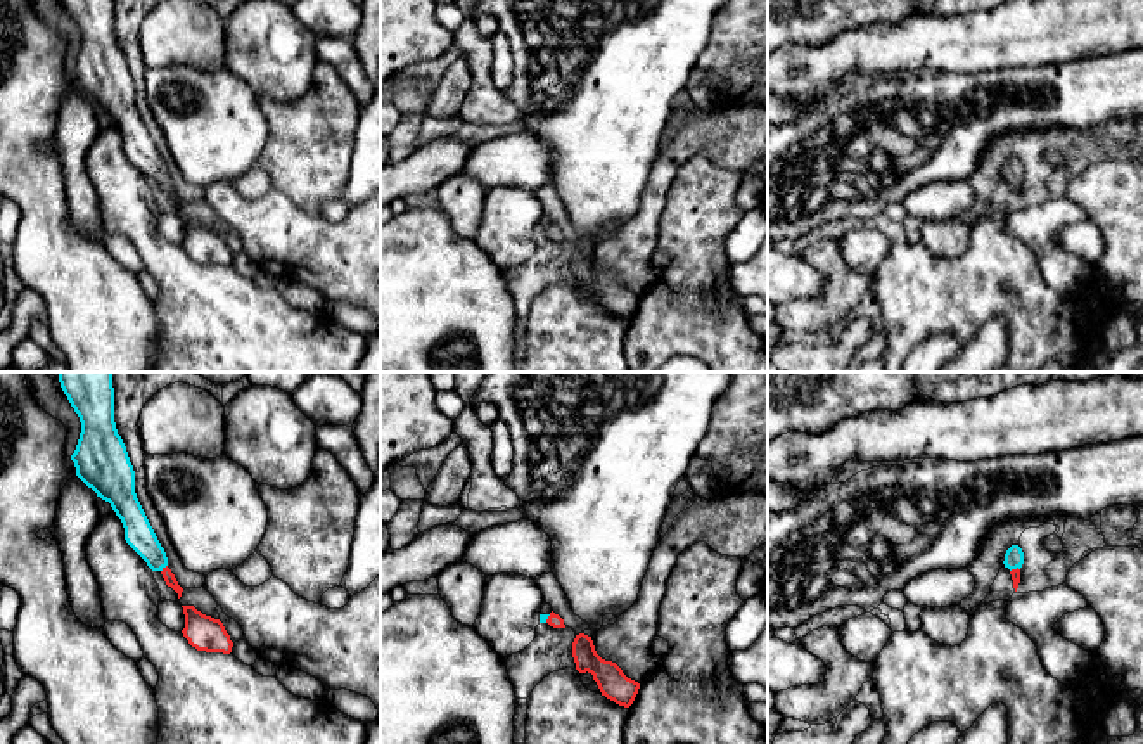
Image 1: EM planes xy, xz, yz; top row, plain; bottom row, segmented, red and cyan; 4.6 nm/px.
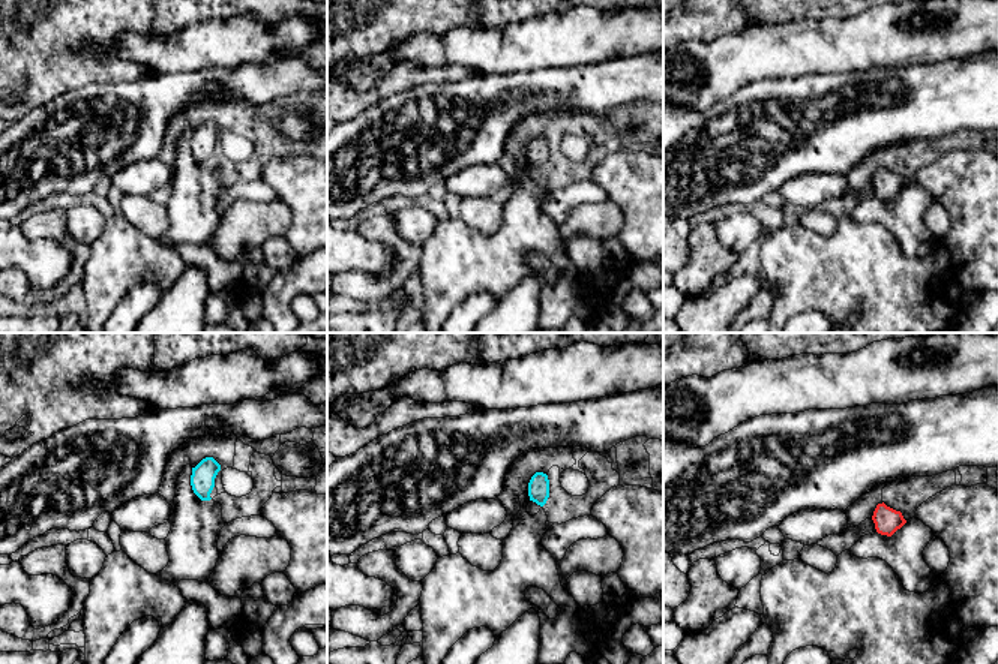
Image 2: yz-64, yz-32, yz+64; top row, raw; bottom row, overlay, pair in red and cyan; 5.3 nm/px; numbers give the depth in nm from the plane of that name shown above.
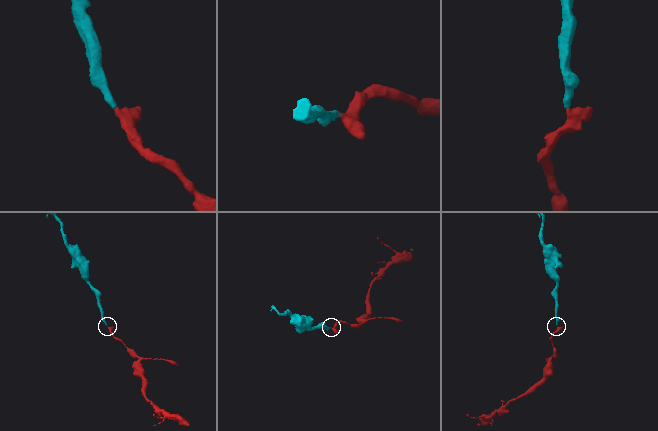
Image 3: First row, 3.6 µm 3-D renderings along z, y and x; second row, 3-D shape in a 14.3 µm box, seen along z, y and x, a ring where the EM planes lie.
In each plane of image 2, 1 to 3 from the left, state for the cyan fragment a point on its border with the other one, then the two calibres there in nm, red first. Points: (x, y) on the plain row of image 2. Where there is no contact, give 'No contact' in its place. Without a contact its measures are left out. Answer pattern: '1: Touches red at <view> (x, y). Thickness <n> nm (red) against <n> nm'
1: No contact
2: No contact
3: No contact

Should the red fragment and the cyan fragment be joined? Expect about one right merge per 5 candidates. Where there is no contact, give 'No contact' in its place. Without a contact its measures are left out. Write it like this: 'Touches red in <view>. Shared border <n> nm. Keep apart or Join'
Touches red in xy. Shared border 50 nm. Join

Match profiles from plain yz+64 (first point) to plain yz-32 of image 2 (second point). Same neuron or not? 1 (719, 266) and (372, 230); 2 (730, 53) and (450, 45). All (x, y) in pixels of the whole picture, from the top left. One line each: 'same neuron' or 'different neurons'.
1: same neuron
2: same neuron

